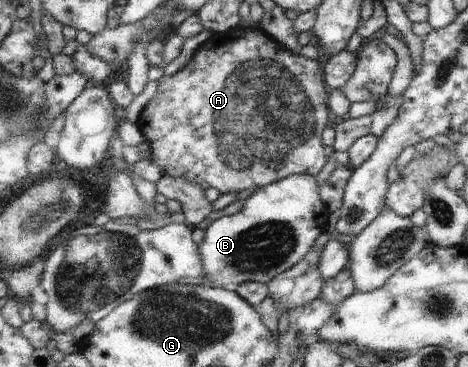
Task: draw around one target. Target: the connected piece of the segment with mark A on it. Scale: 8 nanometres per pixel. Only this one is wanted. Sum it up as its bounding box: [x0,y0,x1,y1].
[135,26,330,194]

